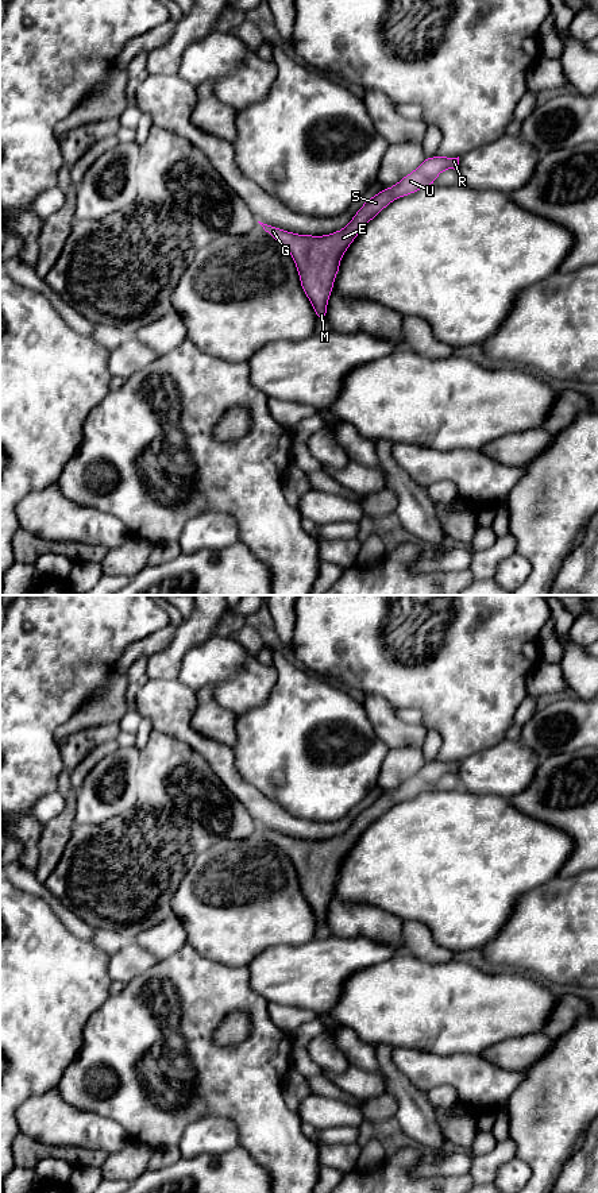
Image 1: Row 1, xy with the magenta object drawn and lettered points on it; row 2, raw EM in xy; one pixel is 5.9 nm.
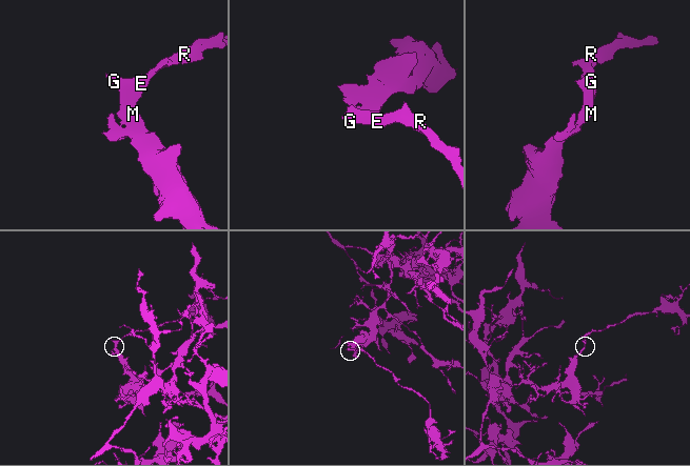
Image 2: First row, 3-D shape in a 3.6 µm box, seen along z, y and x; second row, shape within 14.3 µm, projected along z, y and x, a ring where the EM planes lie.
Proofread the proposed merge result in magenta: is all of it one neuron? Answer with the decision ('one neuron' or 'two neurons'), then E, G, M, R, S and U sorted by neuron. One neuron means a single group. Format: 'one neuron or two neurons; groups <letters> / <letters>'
one neuron; groups E G M R S U

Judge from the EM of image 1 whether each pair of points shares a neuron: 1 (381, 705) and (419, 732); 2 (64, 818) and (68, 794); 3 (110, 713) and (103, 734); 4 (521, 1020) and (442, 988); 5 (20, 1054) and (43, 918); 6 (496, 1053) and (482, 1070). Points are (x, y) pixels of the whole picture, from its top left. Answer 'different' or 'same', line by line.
1: same
2: same
3: different
4: same
5: same
6: different

